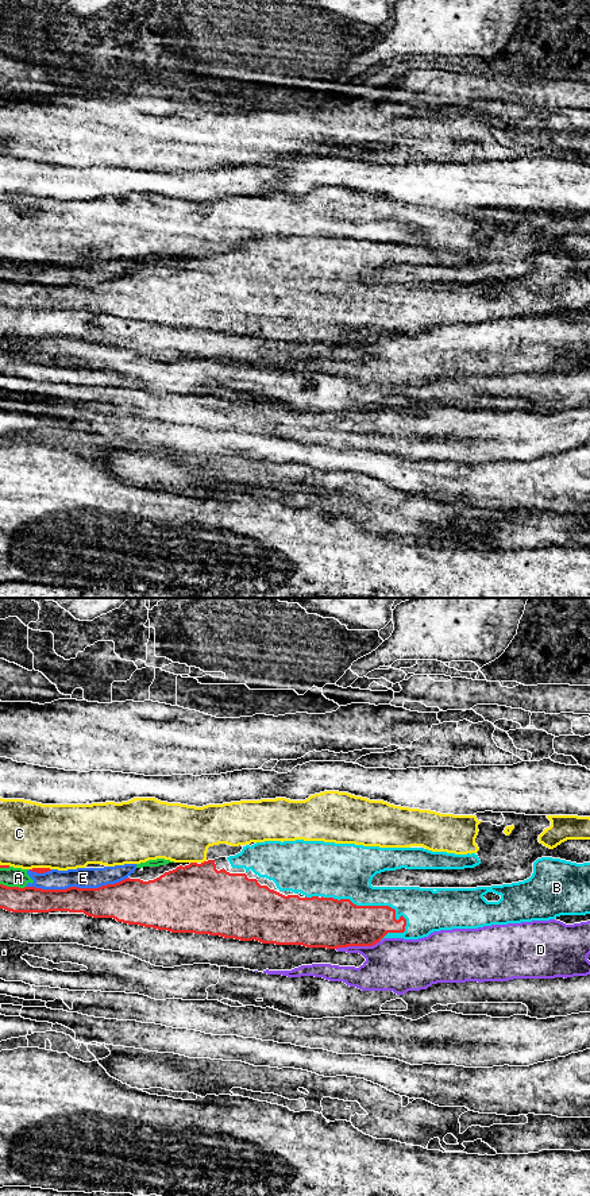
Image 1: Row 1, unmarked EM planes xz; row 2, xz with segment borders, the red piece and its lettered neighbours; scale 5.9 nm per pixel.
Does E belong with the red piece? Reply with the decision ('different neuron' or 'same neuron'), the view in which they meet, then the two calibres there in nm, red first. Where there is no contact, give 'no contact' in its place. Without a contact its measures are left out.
different neuron; contact in xz; calibres 220 and 130 nm

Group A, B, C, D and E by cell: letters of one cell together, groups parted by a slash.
A E / B / C / D

